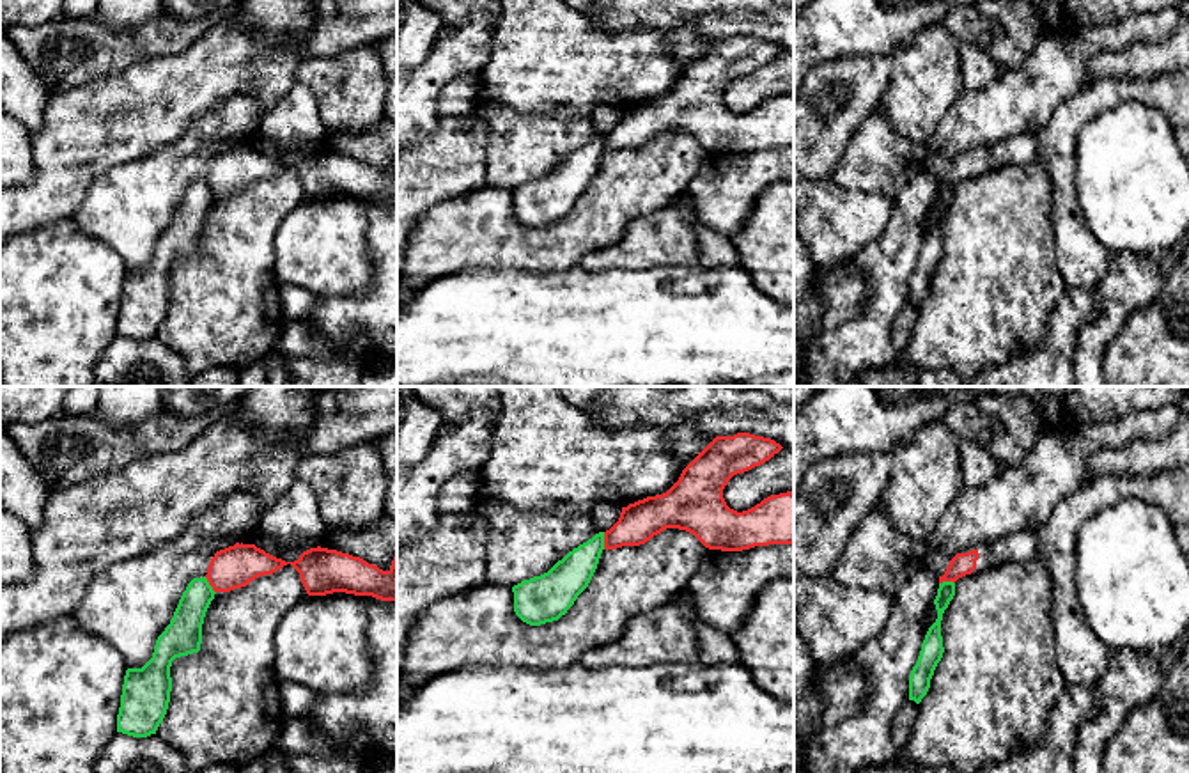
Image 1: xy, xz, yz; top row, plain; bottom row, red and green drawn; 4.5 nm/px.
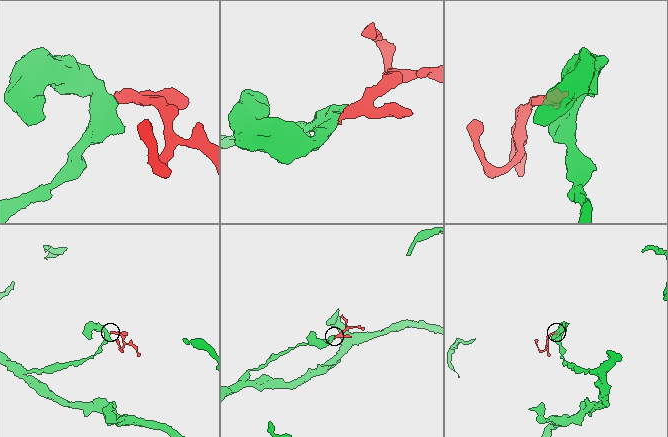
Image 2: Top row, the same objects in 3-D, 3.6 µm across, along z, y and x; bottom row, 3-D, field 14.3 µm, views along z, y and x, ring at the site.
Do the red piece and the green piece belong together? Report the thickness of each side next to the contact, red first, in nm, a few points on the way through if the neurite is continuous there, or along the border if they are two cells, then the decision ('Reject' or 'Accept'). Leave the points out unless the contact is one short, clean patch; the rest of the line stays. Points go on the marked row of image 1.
Thickness 180 nm (red) against 180 nm. Boundary: xz (603, 532), (605, 548). Reject

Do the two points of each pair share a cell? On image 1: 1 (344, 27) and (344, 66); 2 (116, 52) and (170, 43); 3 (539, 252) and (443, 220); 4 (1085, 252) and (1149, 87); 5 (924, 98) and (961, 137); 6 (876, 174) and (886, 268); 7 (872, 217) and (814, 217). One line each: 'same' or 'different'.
1: different
2: same
3: same
4: same
5: different
6: different
7: same

